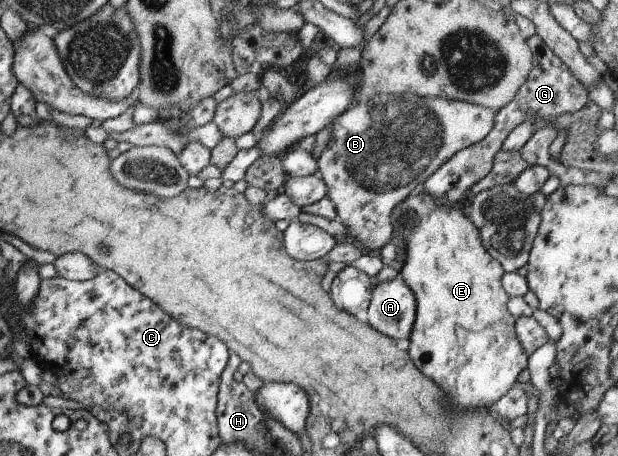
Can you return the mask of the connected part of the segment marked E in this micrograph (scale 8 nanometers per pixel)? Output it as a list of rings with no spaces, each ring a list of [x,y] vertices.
[[[420,189],[410,195],[393,209],[389,219],[393,230],[405,239],[405,260],[398,273],[411,289],[416,306],[408,338],[408,359],[441,389],[453,414],[474,410],[485,412],[517,385],[517,376],[528,359],[516,339],[515,320],[506,309],[508,296],[500,283],[504,270],[480,245],[481,233],[461,212],[458,203],[447,206],[425,196]]]

